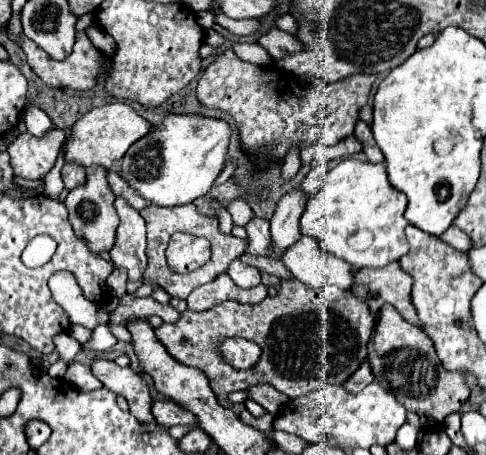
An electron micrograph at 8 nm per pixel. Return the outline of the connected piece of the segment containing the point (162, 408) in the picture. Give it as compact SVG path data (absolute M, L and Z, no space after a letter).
M158 400L152 406L152 414L156 418L156 422L164 428L168 426L188 426L188 428L196 428L196 416L192 412L188 412L182 406L172 404L172 400Z

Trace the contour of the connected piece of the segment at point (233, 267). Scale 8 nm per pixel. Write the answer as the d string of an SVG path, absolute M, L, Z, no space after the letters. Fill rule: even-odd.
M234 260L228 268L228 276L234 280L236 286L240 288L250 288L250 286L258 286L260 284L260 272L252 266L242 264L240 260Z

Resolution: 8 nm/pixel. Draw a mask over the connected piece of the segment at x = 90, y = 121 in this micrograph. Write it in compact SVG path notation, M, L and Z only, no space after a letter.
M114 102L114 104L106 104L102 108L94 108L74 124L74 128L64 144L66 160L78 162L84 168L96 168L96 166L112 168L112 166L116 166L116 162L122 160L126 150L136 140L140 140L142 136L146 136L152 130L154 130L154 126L146 118L136 114L136 110L130 108L128 104Z

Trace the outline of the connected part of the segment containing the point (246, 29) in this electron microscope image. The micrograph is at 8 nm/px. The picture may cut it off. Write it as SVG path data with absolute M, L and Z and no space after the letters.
M216 12L216 24L224 26L232 34L252 34L260 26L258 20L232 20L220 12Z

